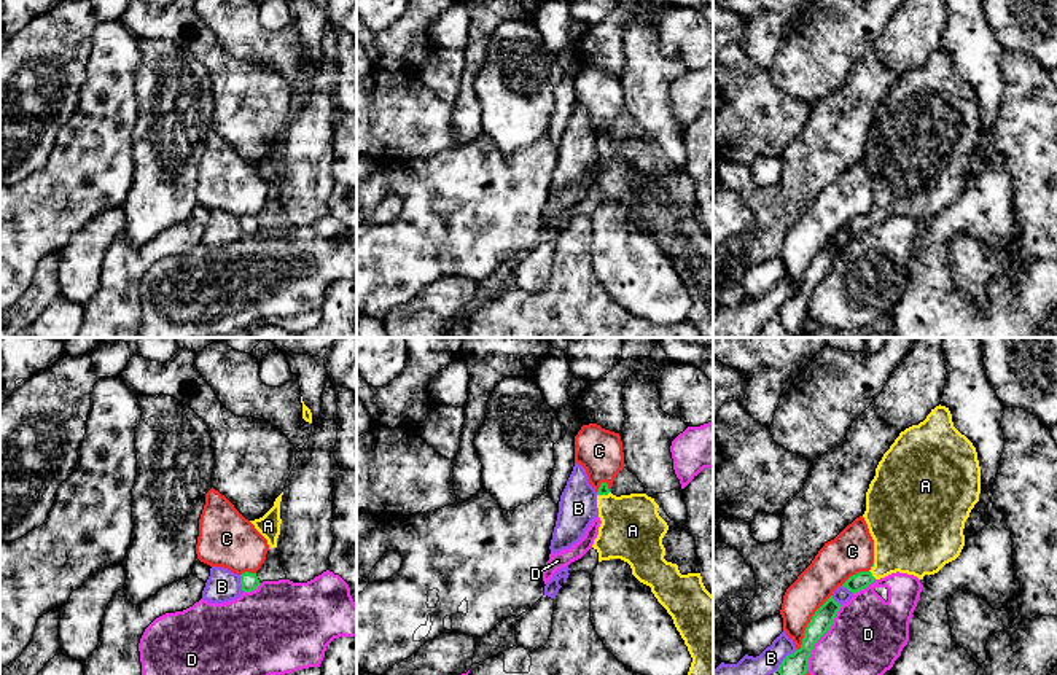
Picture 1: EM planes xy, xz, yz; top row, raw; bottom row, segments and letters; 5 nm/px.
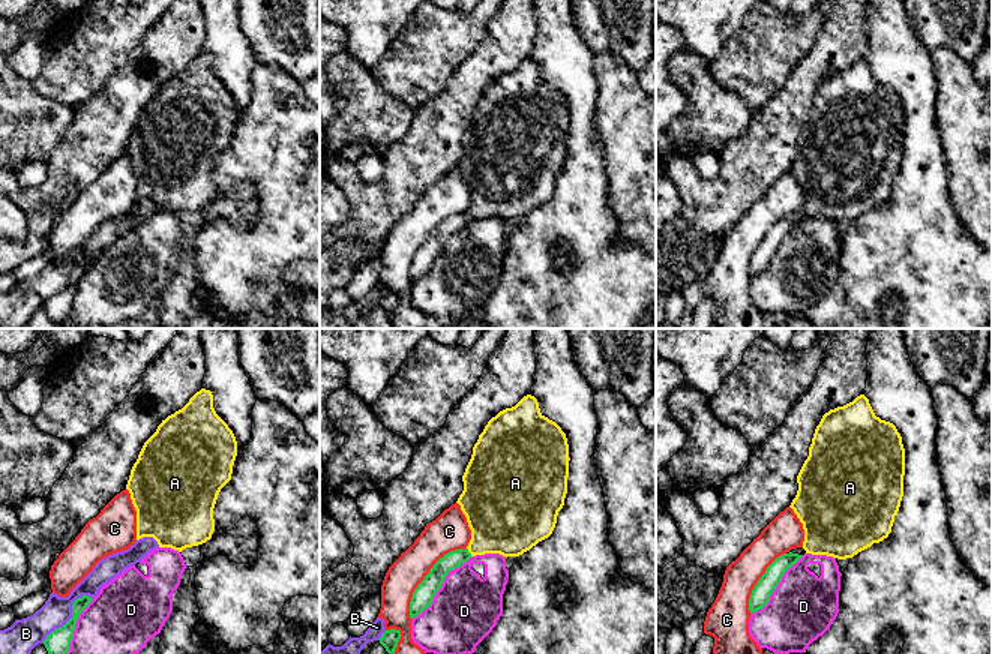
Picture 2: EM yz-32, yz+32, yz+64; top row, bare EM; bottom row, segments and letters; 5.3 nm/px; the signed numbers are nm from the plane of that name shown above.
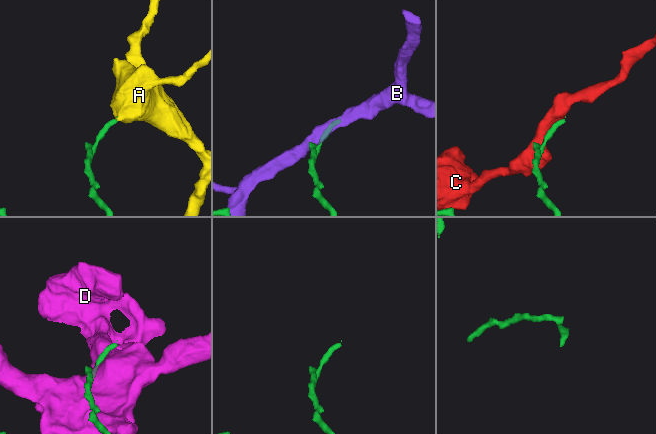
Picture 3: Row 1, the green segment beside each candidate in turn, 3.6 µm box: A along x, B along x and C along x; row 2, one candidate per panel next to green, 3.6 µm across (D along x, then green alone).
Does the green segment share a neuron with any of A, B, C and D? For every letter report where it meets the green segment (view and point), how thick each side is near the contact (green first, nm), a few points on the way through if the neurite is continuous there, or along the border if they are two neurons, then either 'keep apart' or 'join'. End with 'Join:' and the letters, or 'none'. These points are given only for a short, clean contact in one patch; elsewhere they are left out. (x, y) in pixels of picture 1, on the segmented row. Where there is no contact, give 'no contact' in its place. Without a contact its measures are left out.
A: yz (871, 575) | 90/320 nm | across yz (861, 580), (871, 575), (906, 540) | join
B: yz (783, 659) | 110/120 nm | keep apart
C: yz (809, 623) | 110/190 nm | keep apart
D: yz (820, 637) | 110/380 nm | keep apart
Join: A

